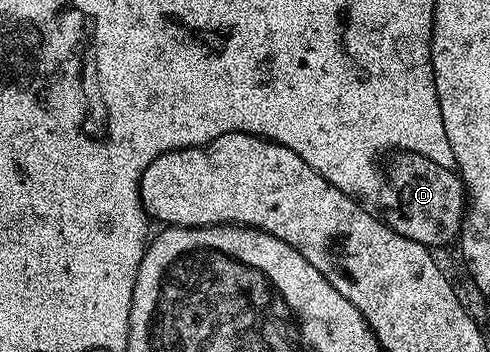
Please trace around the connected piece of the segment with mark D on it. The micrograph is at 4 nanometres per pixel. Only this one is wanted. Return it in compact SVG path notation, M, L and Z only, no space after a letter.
M412 151L393 154L391 159L388 175L386 171L386 183L396 194L396 207L390 208L386 214L388 226L402 233L402 237L410 237L410 241L418 241L429 249L444 247L452 242L455 244L466 214L464 183L459 174L451 167L434 165L434 161Z

